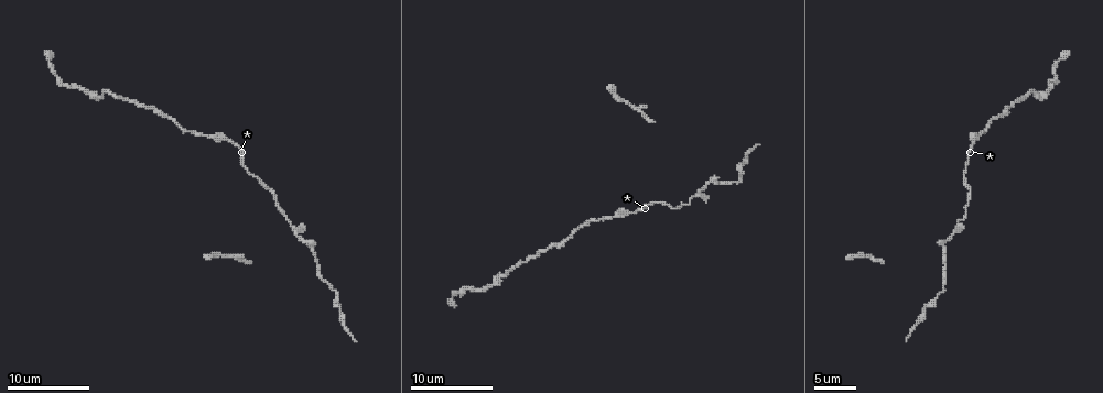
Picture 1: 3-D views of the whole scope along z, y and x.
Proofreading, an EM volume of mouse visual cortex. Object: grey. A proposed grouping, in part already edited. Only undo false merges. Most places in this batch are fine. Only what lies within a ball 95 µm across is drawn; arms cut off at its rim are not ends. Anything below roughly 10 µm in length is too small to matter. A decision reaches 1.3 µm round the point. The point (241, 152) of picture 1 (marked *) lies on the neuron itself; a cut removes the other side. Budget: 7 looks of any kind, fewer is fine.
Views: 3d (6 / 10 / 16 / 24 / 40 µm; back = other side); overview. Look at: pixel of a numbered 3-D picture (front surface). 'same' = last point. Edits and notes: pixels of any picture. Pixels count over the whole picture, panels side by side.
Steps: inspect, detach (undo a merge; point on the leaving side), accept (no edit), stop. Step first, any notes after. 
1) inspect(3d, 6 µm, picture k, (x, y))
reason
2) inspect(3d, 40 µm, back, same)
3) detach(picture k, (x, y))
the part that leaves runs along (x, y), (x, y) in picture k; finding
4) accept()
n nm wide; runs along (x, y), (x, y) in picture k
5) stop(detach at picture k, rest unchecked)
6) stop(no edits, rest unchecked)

inspect(3d, 6 µm, picture 1, (612, 215))
sudden change in width

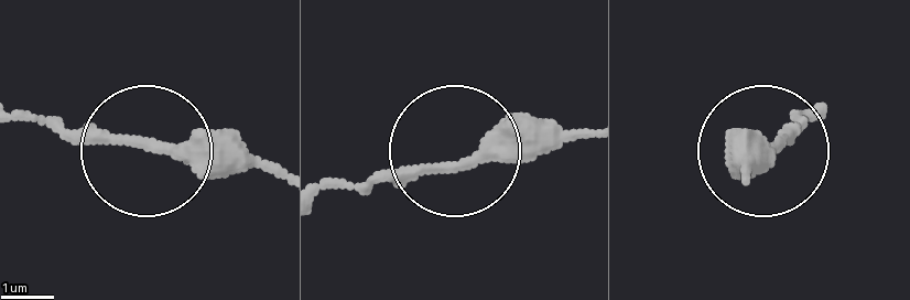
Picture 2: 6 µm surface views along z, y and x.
inspect(3d, 6 µm, back, picture 2, (467, 161))

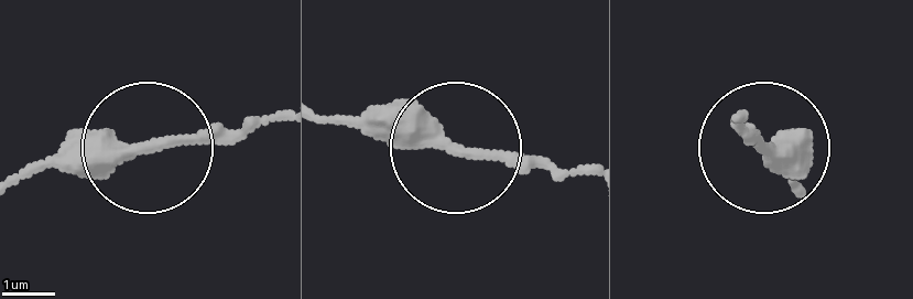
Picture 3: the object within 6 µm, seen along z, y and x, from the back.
accept()
270 nm wide; runs along (793, 184), (736, 128) in picture 3; continuous, no second neuron

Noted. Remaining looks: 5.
inspect(3d, 6 µm, picture 1, (336, 294))
sudden change in width

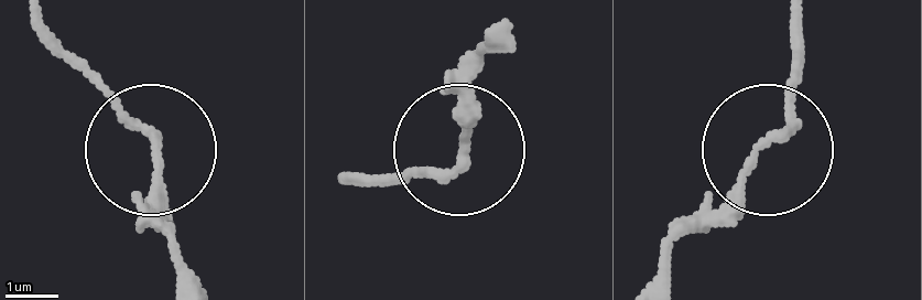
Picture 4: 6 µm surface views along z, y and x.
accept()
runs along (803, 18), (785, 124), (738, 189), (663, 250) in picture 4; continuous, no second neuron

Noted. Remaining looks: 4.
inspect(3d, 10 µm, picture 1, (940, 243))

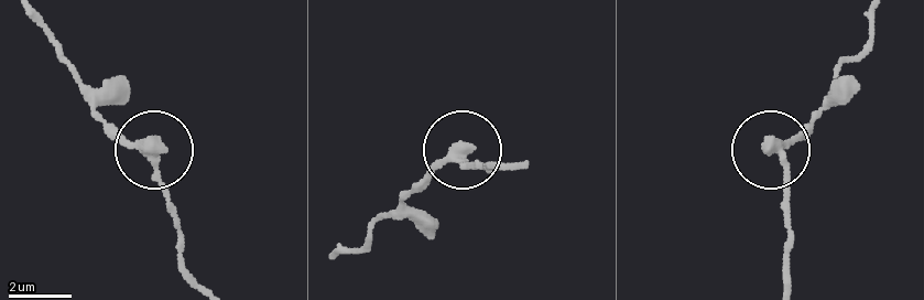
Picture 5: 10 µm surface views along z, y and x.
accept()
340 nm wide; continuous, no second neuron

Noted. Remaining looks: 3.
inspect(3d, 10 µm, picture 1, (102, 95))
thick turns thin

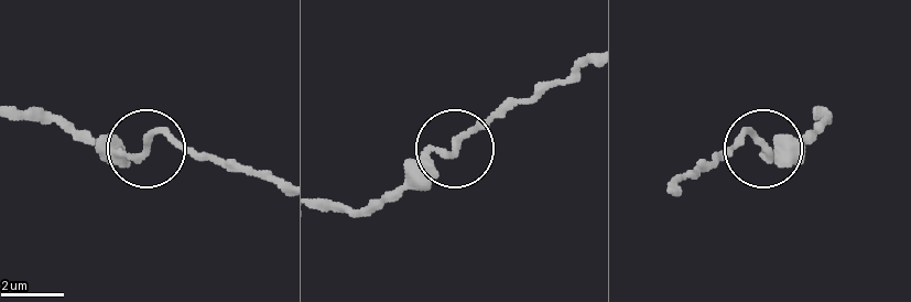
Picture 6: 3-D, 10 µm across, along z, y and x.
accept()
runs along (588, 58), (470, 127), (402, 195) in picture 6; continuous, no second neuron

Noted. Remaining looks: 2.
stop(no edits, rest unchecked)

